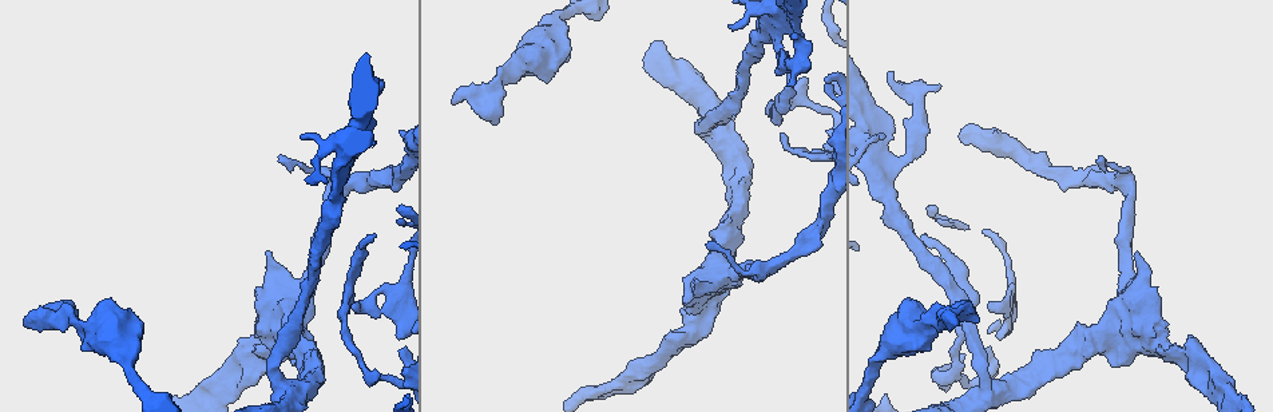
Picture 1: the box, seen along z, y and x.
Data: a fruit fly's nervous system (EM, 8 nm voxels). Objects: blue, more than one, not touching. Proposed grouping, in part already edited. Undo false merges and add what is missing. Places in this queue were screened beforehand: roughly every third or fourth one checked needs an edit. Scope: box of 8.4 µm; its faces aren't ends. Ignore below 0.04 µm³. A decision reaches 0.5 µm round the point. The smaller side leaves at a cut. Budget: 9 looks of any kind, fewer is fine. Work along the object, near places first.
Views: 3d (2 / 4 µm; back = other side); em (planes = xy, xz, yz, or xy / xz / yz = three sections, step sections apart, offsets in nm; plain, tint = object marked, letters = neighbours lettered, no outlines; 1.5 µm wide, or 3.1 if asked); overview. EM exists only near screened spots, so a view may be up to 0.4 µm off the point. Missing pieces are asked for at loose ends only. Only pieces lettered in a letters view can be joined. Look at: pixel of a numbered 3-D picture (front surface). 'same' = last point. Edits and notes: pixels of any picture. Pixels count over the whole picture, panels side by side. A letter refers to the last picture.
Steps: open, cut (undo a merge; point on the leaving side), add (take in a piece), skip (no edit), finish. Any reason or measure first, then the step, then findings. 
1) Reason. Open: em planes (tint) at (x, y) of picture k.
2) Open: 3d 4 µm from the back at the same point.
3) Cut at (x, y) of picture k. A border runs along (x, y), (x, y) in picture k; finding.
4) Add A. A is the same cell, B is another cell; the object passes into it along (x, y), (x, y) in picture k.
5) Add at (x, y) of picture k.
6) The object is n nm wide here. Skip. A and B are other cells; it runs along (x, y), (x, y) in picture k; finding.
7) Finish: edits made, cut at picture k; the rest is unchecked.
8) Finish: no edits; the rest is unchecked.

Branch stops here. Open: em xz step 4 (letters) at (696, 281) of picture 1.

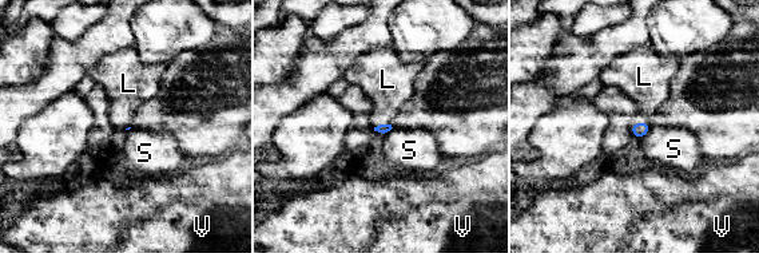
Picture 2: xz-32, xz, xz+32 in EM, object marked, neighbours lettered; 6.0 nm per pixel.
Add L. L is the same cell, S and V are other cells; the object passes into it along (382, 129), (381, 125), (389, 85) in picture 2; the cell continues.

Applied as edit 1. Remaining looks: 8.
Redraw. Open: overview.

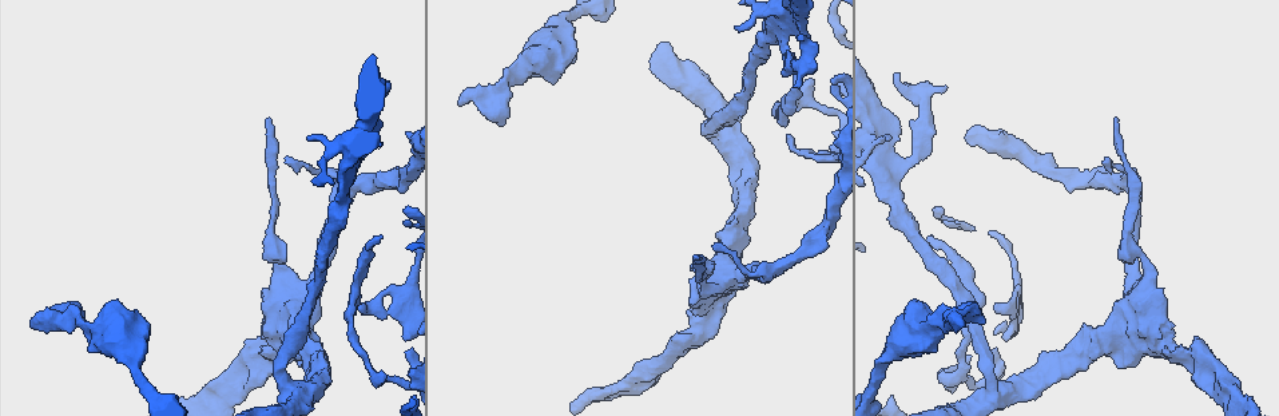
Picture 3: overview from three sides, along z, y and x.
Branch stops here. Open: 3d 4 µm at (897, 74) of picture 3.

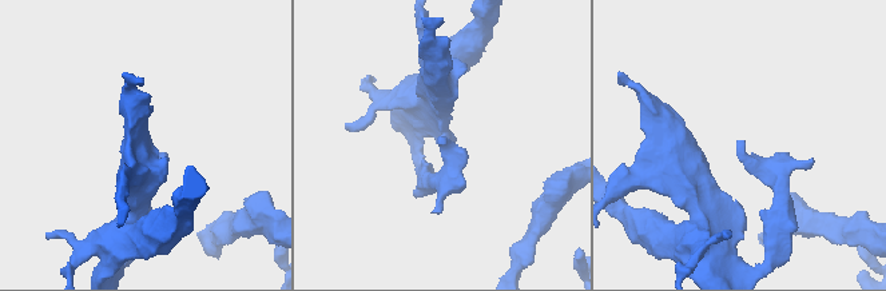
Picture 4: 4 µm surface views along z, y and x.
Open: em yz step 8 (letters) at (440, 138) of picture 4.

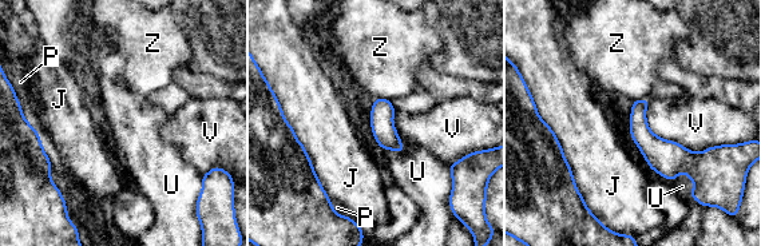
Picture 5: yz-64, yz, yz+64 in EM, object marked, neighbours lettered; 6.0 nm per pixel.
Open: em planes (letters) at the same point.

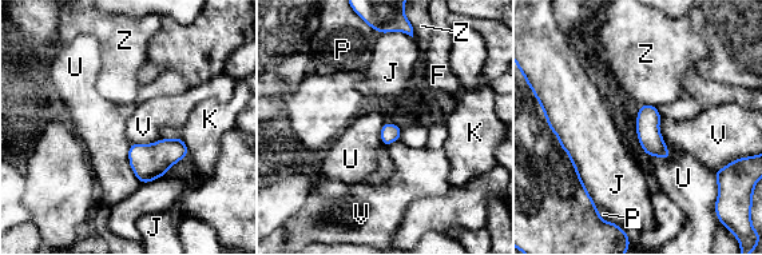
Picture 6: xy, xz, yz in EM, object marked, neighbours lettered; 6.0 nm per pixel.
Skip. F, J, K, P, U, V and Z are other cells; none of them fits.

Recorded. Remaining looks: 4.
Free end. Open: 3d 4 µm at (380, 238) of picture 3.

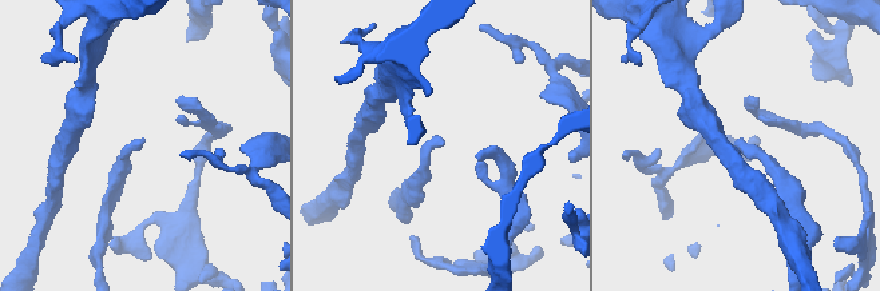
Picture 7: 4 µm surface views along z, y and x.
Open: em xz step 4 (tint) at (143, 142) of picture 7.

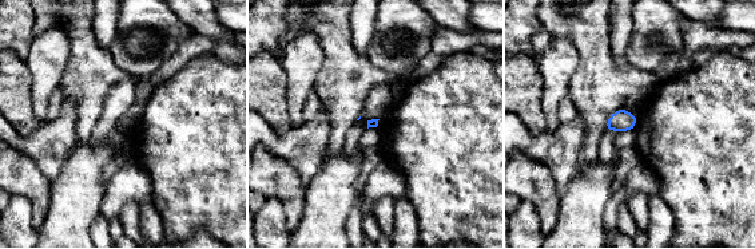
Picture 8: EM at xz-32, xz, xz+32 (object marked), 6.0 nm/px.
Cut it another way. Open: em planes (letters) at the same point.

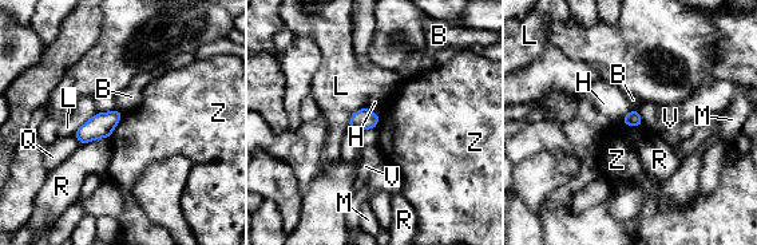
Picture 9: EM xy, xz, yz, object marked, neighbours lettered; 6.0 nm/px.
Skip. B, H, L, M, Q, R, V and Z are other cells; a border runs along (123, 114), (109, 138) in picture 9; no lettered piece goes on from it.

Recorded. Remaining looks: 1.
Finish: edits made, add at picture 2; the rest is unchecked.

